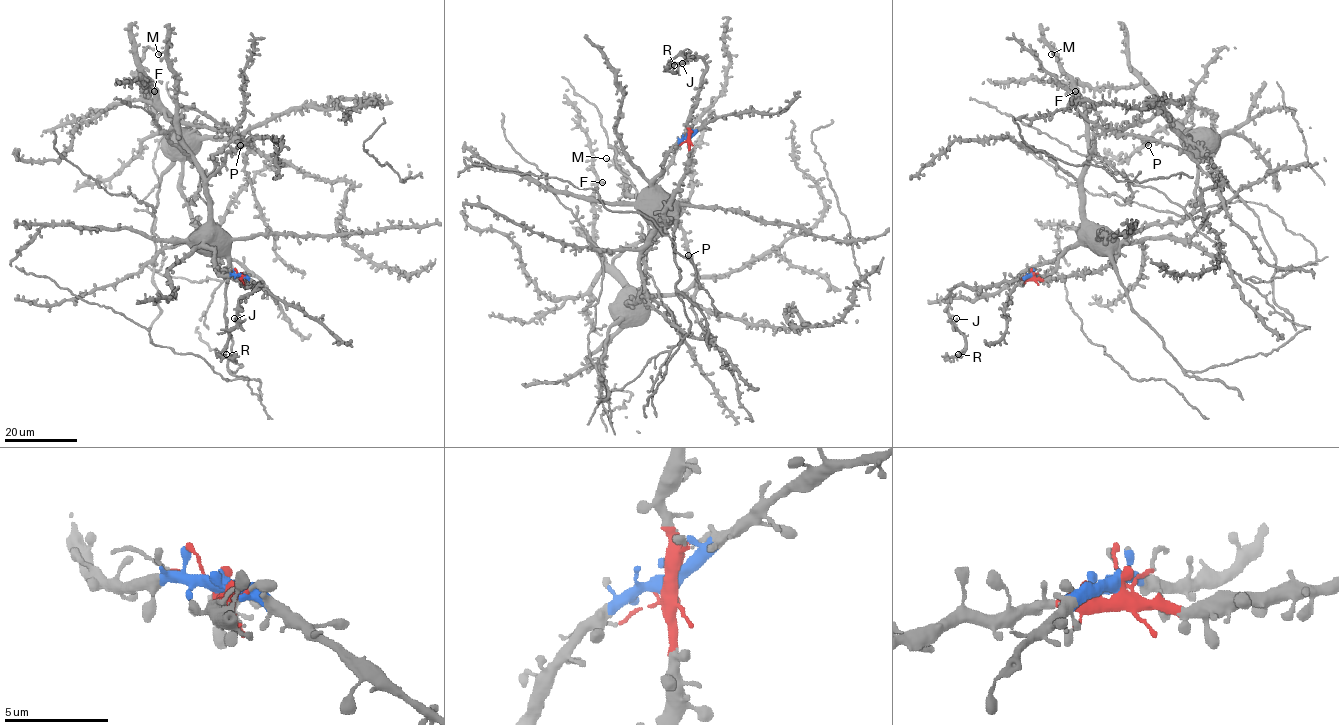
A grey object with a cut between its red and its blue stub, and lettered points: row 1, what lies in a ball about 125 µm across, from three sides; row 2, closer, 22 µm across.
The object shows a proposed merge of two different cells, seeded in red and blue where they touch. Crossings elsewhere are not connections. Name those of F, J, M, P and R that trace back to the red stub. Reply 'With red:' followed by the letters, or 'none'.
With red: F, J, R

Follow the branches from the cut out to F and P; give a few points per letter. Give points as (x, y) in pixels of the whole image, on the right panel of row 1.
F: (1032, 276), (1096, 273), (1133, 233), (1180, 222), (1193, 208), (1197, 161), (1182, 127), (1142, 84), (1075, 91)
P: (1031, 276), (1048, 275), (1080, 238), (1083, 169), (1088, 157), (1087, 107), (1116, 133), (1146, 136), (1148, 145)

